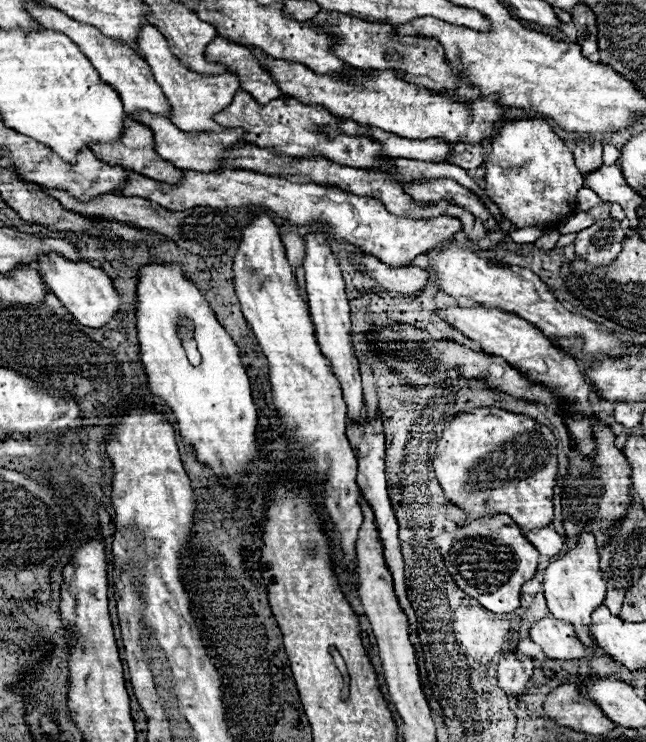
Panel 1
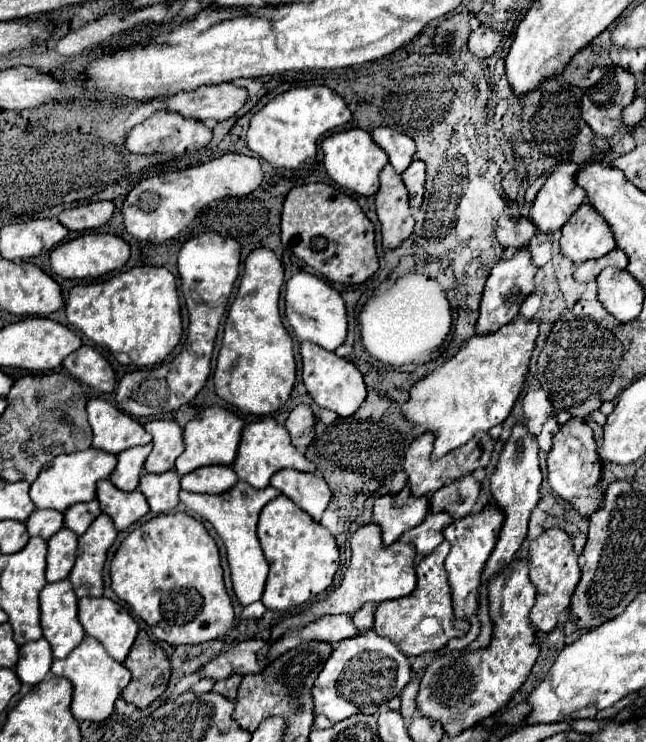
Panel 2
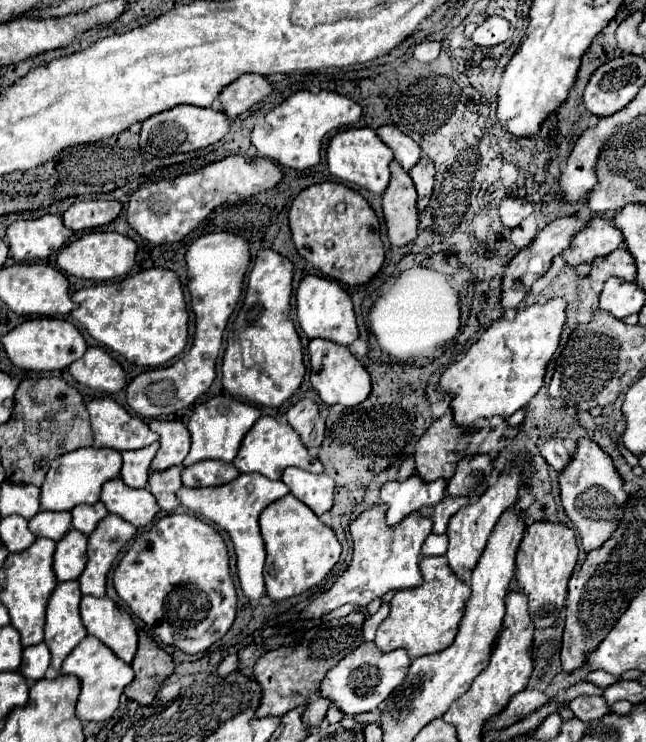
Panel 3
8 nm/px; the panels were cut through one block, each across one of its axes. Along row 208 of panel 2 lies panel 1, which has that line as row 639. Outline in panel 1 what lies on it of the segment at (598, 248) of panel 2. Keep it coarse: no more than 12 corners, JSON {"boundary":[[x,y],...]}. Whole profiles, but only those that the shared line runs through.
{"boundary":[[592,534],[550,562],[544,596],[556,618],[596,646],[590,614],[606,582]]}

